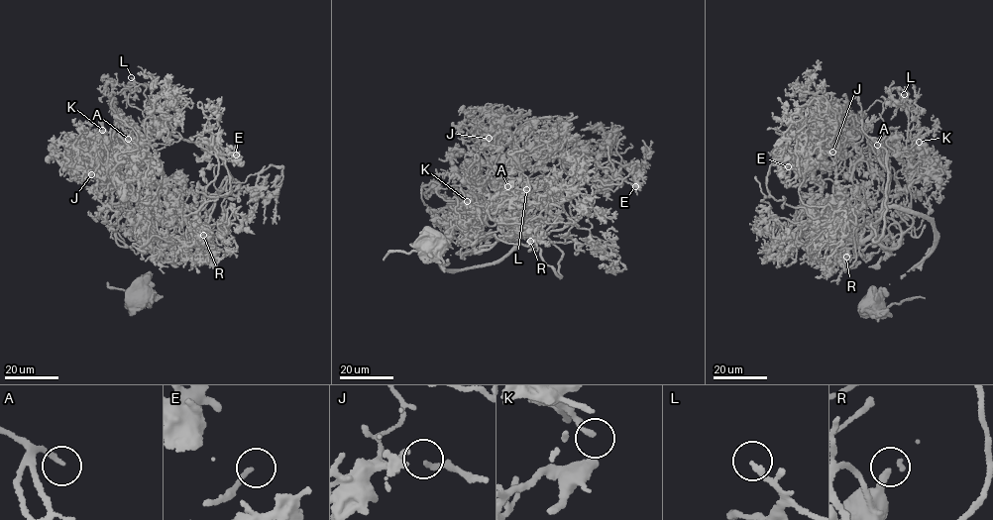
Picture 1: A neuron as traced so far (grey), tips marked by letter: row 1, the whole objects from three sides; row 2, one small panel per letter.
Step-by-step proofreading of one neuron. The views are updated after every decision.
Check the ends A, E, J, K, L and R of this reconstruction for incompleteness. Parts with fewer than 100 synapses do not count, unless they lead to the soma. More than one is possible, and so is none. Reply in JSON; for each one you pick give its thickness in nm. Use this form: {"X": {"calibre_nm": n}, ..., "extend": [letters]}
{"A": {"calibre_nm": 160}, "E": {"calibre_nm": 160}, "L": {"calibre_nm": 200}, "extend": ["A", "E", "L"]}

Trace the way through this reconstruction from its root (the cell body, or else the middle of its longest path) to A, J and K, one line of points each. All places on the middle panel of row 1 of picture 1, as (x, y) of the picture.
A: (427, 239), (450, 255), (444, 269), (496, 262), (518, 243), (500, 231), (484, 185), (490, 175), (507, 186)
J: (427, 239), (450, 255), (444, 269), (490, 264), (518, 243), (471, 213), (497, 156), (497, 135), (489, 138)
K: (427, 239), (450, 255), (444, 269), (490, 264), (518, 243), (490, 217), (459, 217), (456, 204), (467, 201)

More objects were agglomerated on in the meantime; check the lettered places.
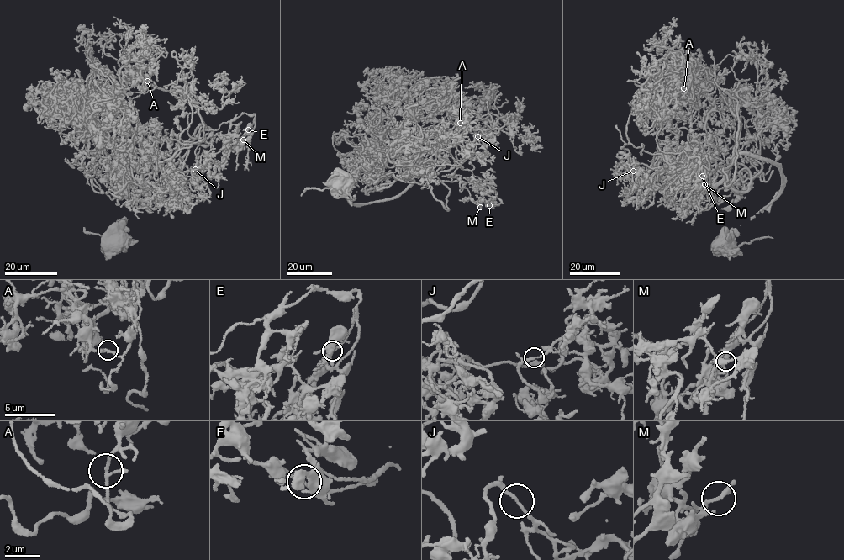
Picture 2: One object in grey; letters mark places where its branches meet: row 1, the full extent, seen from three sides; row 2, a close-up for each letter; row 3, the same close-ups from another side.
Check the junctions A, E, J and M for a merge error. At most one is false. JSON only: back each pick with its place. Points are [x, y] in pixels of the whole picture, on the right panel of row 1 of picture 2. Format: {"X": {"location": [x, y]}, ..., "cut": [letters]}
{"E": {"location": [702, 176]}, "cut": ["E"]}

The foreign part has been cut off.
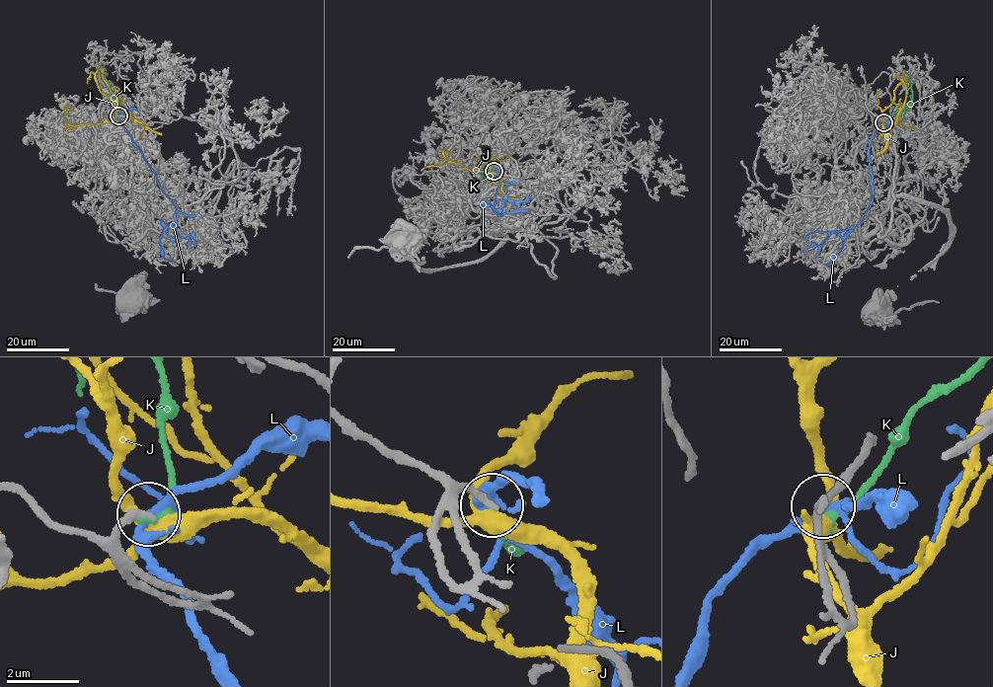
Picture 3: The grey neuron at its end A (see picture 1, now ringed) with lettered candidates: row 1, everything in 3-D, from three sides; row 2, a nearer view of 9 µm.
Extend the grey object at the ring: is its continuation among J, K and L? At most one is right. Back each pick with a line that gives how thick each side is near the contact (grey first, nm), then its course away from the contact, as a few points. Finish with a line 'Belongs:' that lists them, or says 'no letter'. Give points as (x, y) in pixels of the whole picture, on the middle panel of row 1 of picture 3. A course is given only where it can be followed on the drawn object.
Belongs: no letter

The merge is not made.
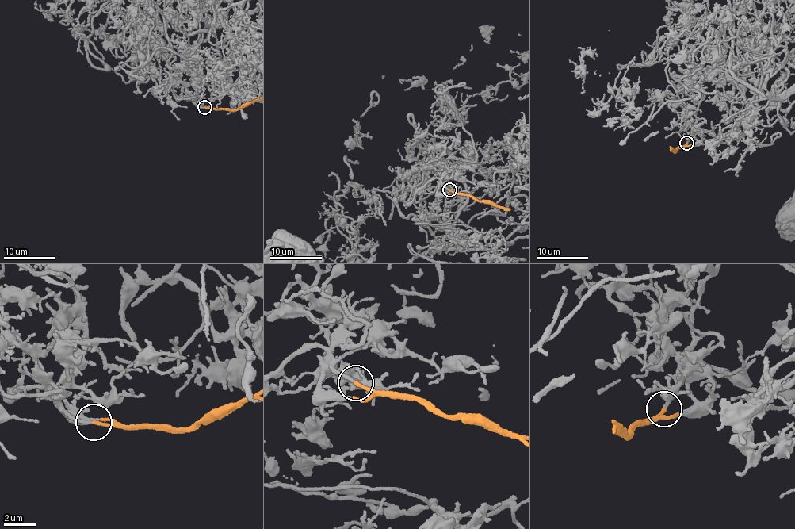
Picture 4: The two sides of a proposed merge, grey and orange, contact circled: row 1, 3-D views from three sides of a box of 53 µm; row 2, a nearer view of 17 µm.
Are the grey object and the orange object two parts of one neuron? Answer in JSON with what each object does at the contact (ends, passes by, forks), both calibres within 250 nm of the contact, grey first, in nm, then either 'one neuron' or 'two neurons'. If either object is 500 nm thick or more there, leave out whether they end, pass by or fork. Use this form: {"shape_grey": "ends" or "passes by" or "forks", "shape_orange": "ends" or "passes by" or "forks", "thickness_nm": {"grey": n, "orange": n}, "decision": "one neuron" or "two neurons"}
{"shape_grey": "ends", "shape_orange": "ends", "thickness_nm": {"grey": 170, "orange": 200}, "decision": "one neuron"}

